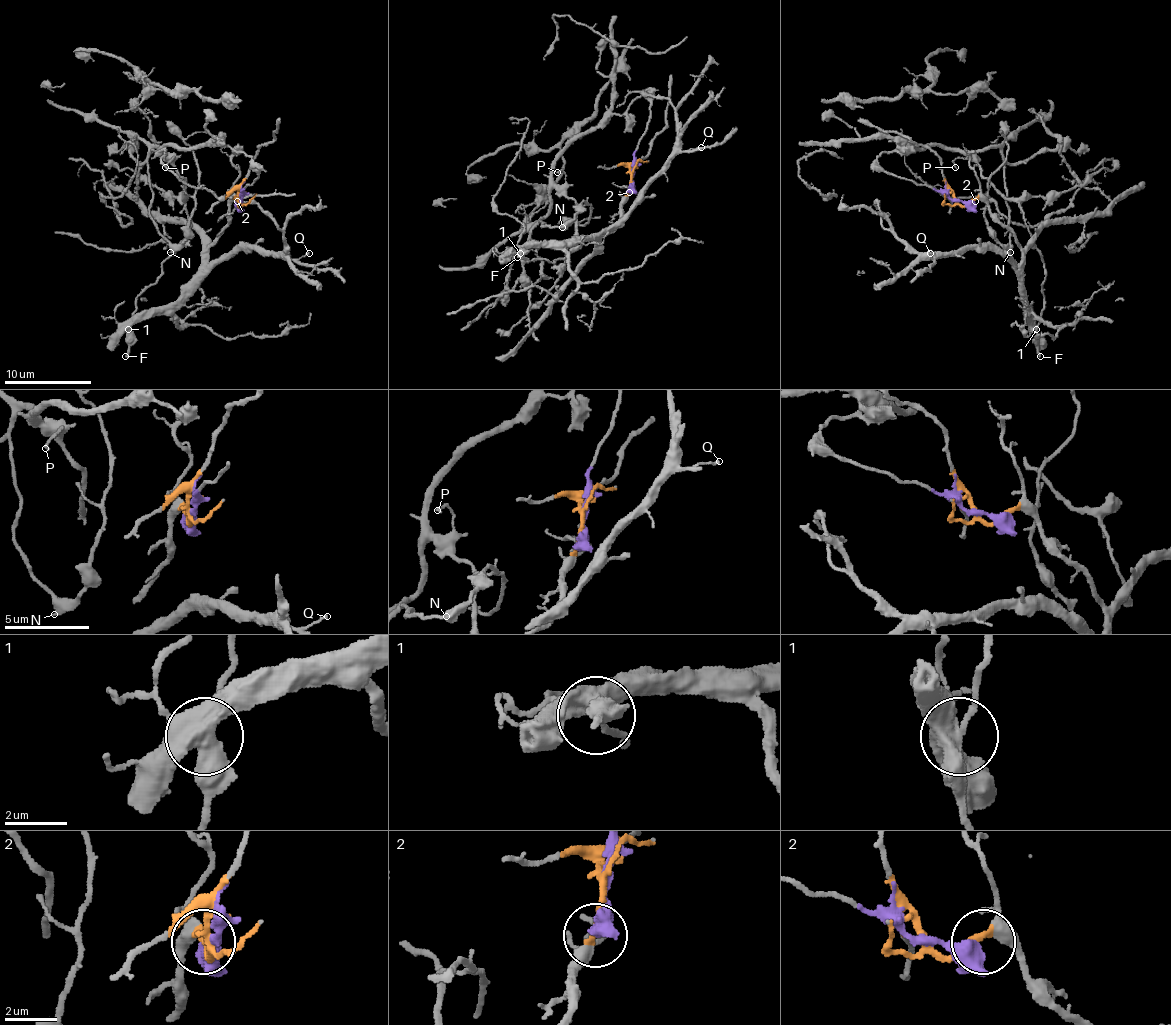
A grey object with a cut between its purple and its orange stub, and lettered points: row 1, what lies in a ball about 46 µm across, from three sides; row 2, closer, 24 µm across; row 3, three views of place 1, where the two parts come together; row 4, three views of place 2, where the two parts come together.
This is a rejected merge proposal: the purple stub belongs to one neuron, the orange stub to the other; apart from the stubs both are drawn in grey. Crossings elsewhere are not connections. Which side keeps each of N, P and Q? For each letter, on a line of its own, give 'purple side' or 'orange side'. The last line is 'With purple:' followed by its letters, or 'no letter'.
N: purple side
P: purple side
Q: orange side
With purple: N, P

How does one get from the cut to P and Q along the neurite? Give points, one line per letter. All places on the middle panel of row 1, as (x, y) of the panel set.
P: (633, 173), (648, 125), (644, 95), (581, 132), (559, 153), (553, 179), (566, 181), (557, 173)
Q: (631, 173), (631, 186), (622, 201), (622, 218), (600, 238), (626, 212), (637, 195), (683, 151), (700, 147)

